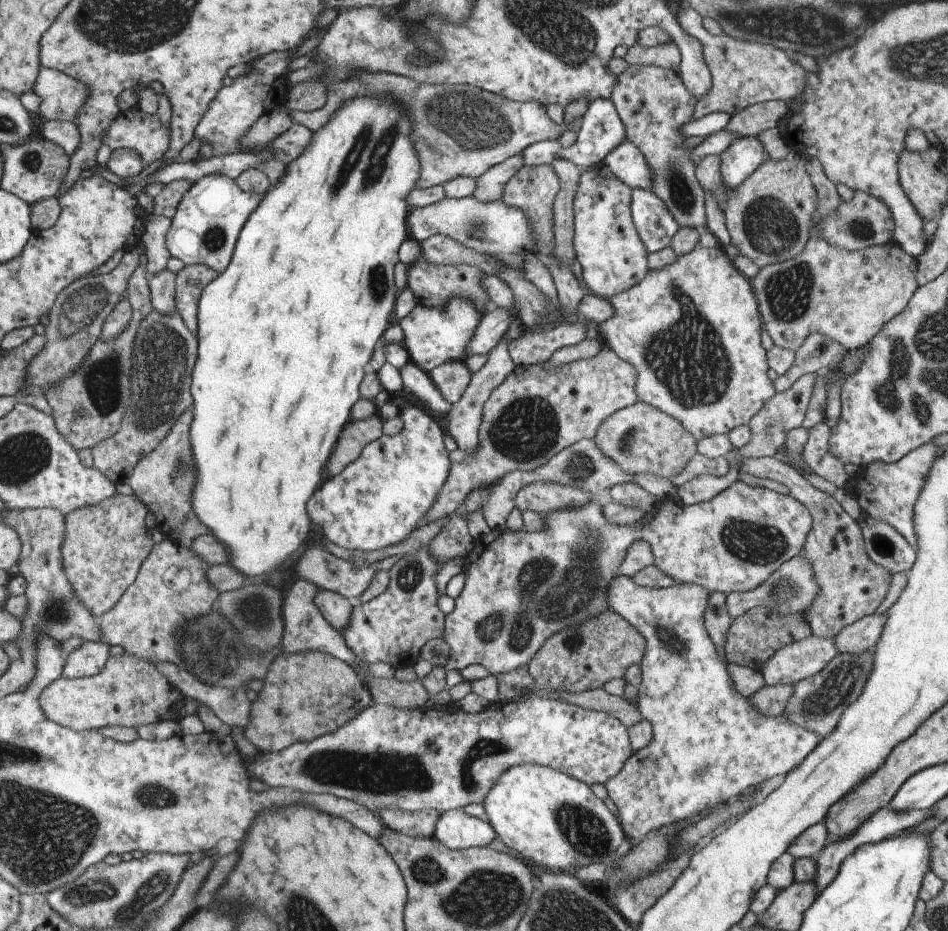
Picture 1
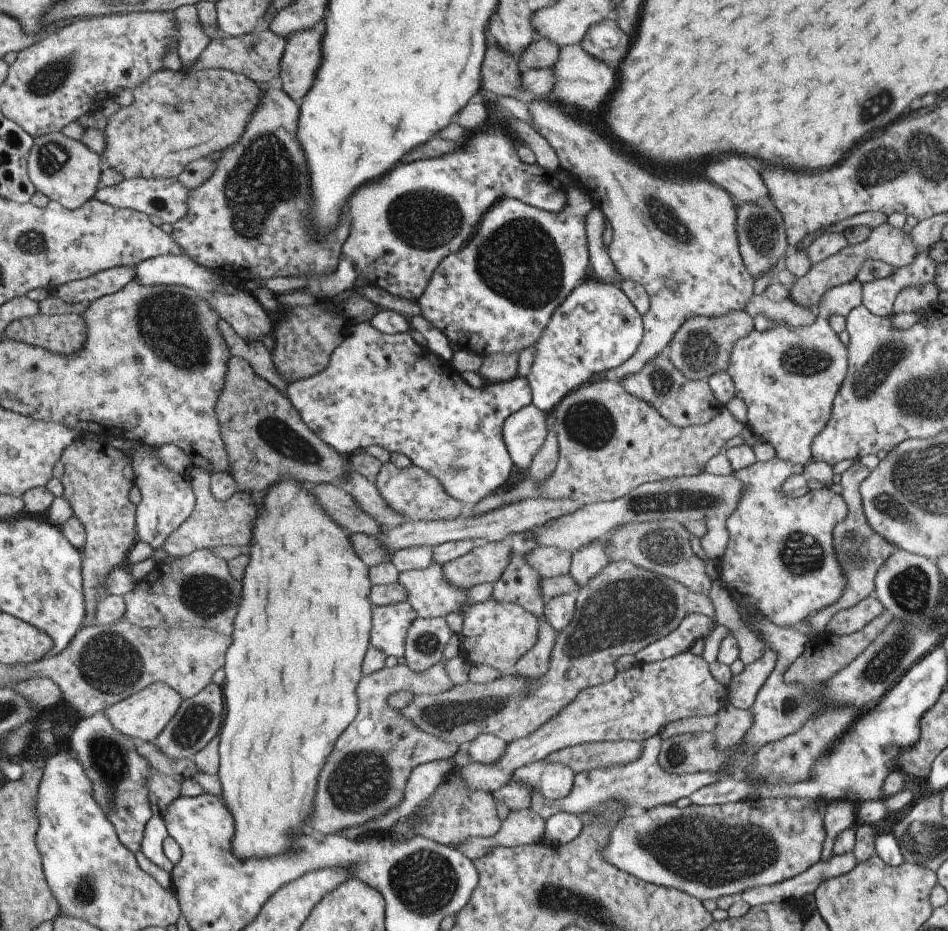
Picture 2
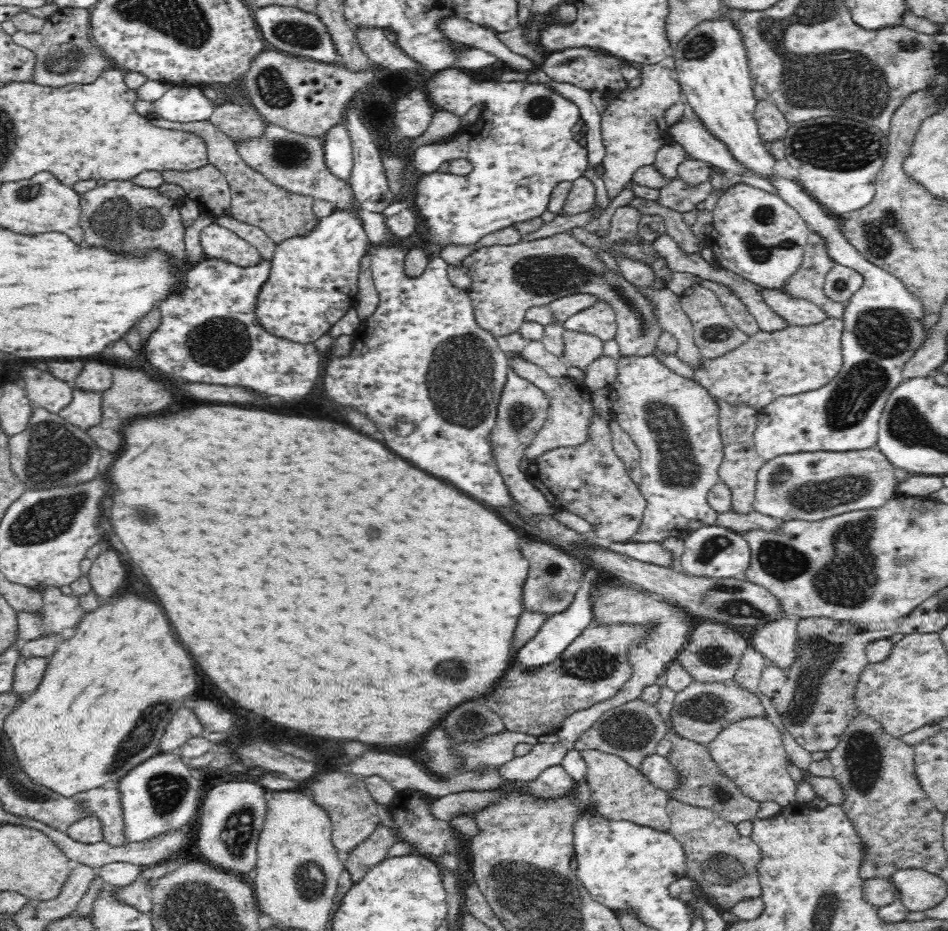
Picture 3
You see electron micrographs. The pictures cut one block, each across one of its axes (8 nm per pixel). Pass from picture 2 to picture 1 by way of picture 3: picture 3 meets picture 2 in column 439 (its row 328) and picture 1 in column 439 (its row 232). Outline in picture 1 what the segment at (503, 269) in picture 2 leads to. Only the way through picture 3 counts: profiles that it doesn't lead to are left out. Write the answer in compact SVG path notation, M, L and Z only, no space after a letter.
M457 295L448 298L444 307L416 303L413 309L399 321L398 325L404 336L401 344L384 345L384 360L395 367L411 360L424 373L432 371L436 366L447 361L463 361L468 354L468 340L471 340L481 317L482 314L471 299Z

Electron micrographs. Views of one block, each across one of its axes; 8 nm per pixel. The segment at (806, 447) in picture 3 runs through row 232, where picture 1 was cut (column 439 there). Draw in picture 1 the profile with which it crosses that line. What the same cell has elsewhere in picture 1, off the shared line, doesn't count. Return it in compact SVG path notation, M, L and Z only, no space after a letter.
M463 809L440 811L432 838L449 850L486 847L496 832L485 819L468 816Z

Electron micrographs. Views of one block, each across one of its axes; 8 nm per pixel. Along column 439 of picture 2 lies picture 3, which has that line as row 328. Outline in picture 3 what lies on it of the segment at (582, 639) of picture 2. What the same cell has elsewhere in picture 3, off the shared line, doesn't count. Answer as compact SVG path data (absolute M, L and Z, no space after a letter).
M701 284L689 288L680 297L682 310L689 316L693 324L695 346L698 347L704 359L716 359L724 356L748 340L749 336L742 332L730 318L728 311L724 309L714 291L703 287Z

